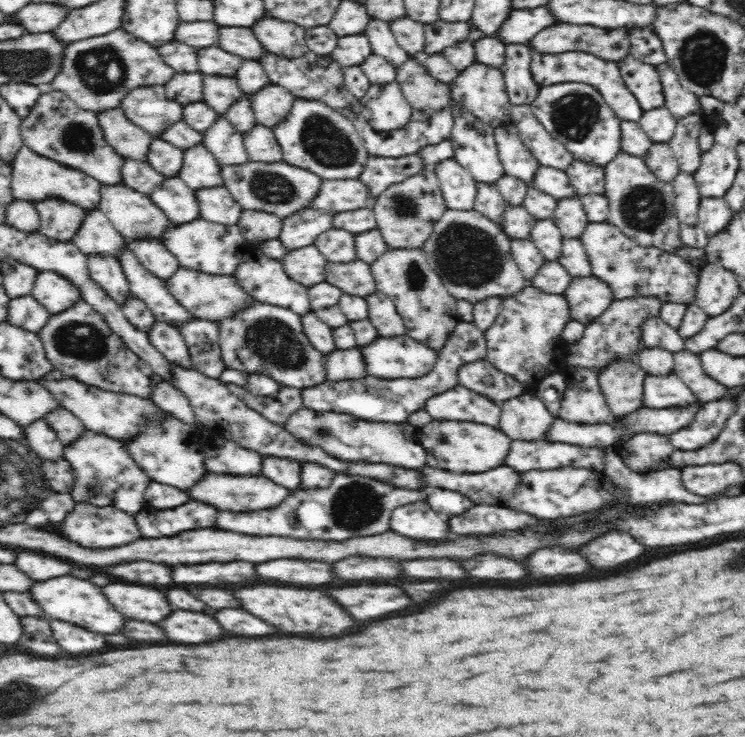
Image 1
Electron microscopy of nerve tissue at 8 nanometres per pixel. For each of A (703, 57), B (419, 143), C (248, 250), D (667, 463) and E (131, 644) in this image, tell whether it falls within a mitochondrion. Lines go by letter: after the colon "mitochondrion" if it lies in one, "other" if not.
A: mitochondrion
B: other
C: other
D: other
E: other

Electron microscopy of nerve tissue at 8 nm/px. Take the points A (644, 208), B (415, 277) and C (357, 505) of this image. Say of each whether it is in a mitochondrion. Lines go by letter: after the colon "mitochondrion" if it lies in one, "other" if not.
A: mitochondrion
B: mitochondrion
C: mitochondrion

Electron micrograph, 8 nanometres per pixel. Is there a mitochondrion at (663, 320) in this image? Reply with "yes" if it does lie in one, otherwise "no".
no

